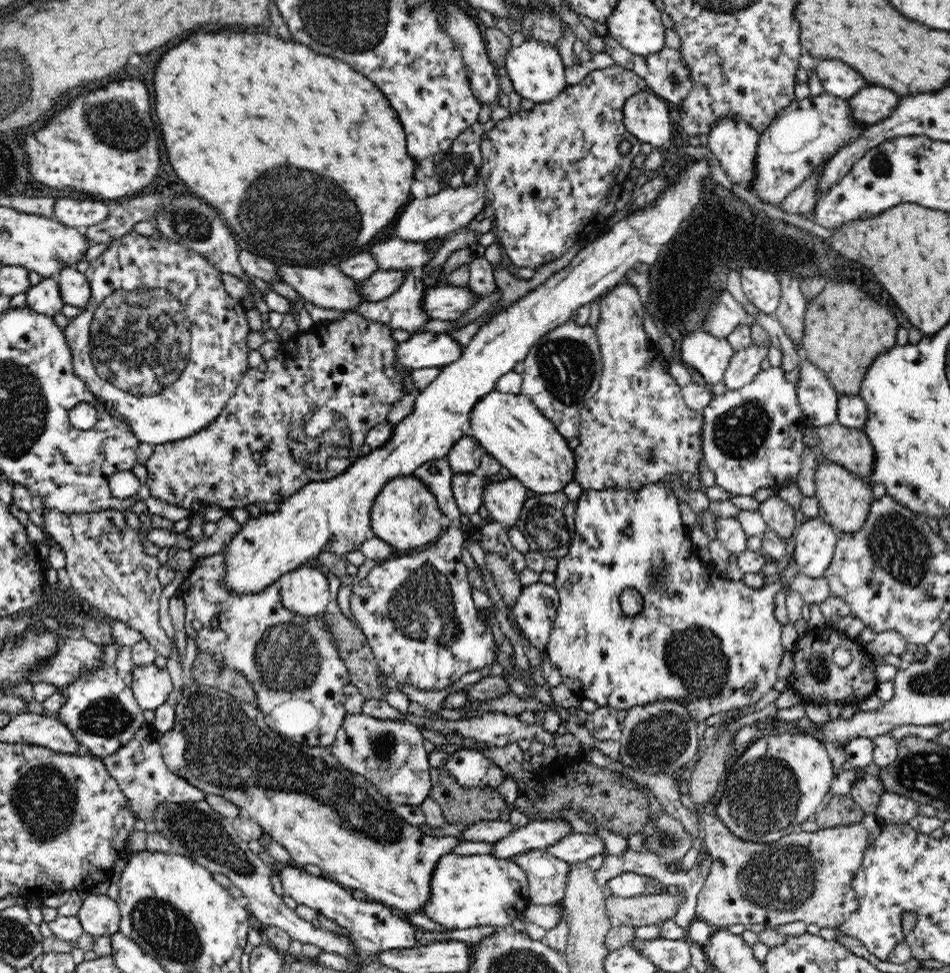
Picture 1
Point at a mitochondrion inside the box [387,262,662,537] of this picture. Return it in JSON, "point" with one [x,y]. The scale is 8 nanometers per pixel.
{"point":[567,367]}

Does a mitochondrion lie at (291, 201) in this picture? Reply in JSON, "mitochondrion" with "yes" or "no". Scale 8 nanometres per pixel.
{"mitochondrion":"yes"}

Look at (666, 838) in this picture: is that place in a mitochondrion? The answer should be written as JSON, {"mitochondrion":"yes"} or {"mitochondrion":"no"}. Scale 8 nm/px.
{"mitochondrion":"yes"}

